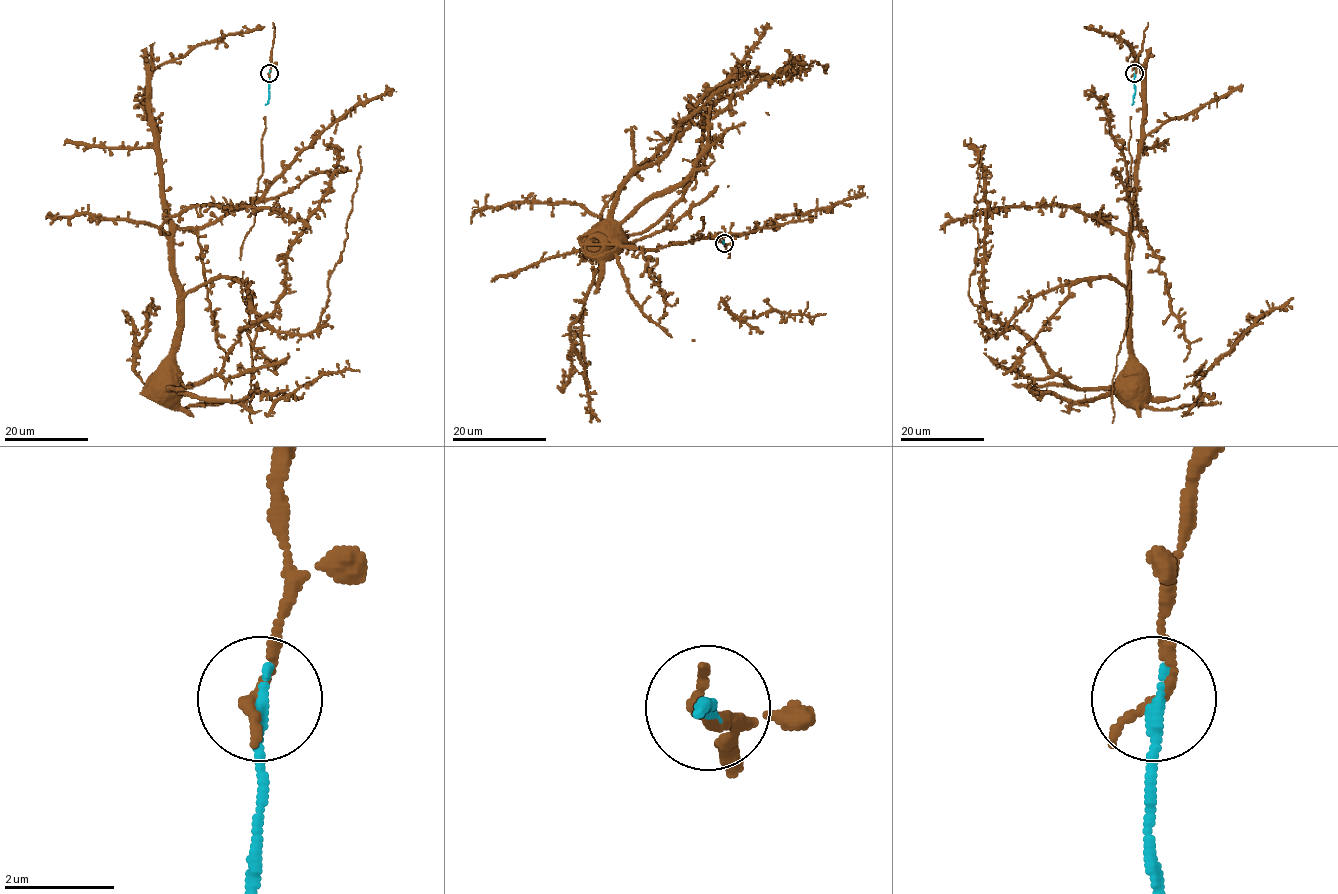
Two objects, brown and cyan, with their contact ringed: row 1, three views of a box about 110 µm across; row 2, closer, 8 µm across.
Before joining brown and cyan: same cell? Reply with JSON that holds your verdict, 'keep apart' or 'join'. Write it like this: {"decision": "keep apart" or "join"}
{"decision": "join"}

